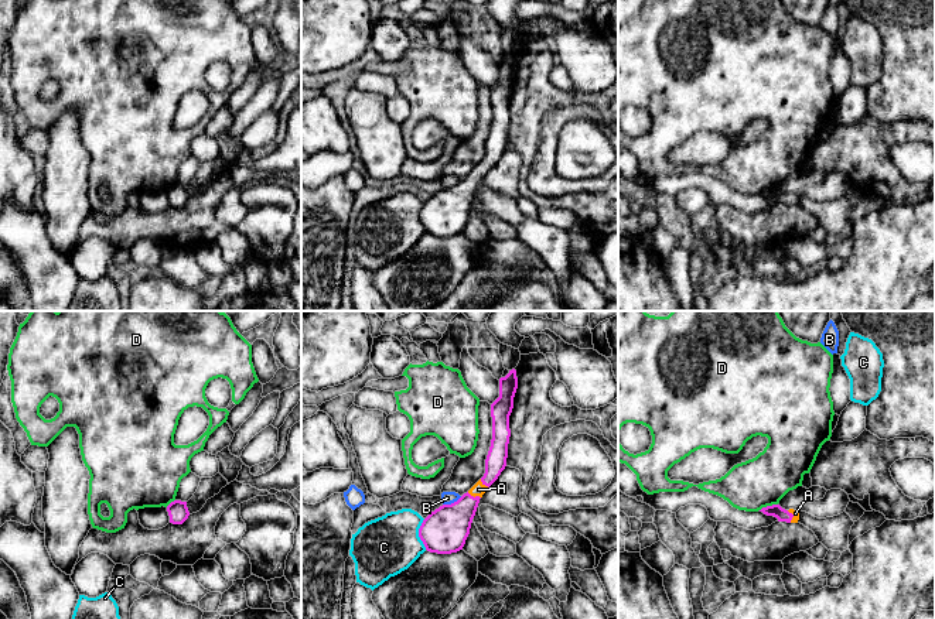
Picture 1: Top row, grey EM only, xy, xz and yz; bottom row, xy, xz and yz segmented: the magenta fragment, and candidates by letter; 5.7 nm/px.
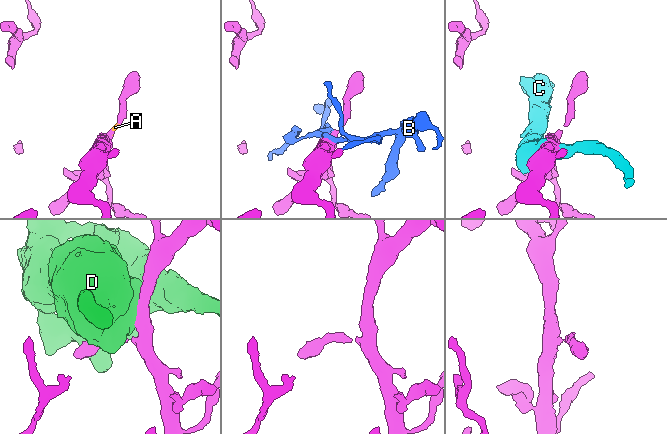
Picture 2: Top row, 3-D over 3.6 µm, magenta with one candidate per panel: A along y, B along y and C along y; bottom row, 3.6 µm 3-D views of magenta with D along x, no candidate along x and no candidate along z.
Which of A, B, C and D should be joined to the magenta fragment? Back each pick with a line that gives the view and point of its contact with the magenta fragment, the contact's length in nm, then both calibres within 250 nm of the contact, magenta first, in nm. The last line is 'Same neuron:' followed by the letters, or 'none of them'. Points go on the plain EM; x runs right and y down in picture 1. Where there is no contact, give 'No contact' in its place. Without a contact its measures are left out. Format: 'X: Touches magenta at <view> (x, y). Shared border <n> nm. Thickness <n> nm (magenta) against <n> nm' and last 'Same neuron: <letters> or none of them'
A: Touches magenta at xz (473, 180). Shared border 90 nm. Thickness 260 nm (magenta) against 80 nm
Same neuron: A

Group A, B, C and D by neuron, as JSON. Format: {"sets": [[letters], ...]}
{"sets": [["A"], ["B"], ["C"], ["D"]]}

